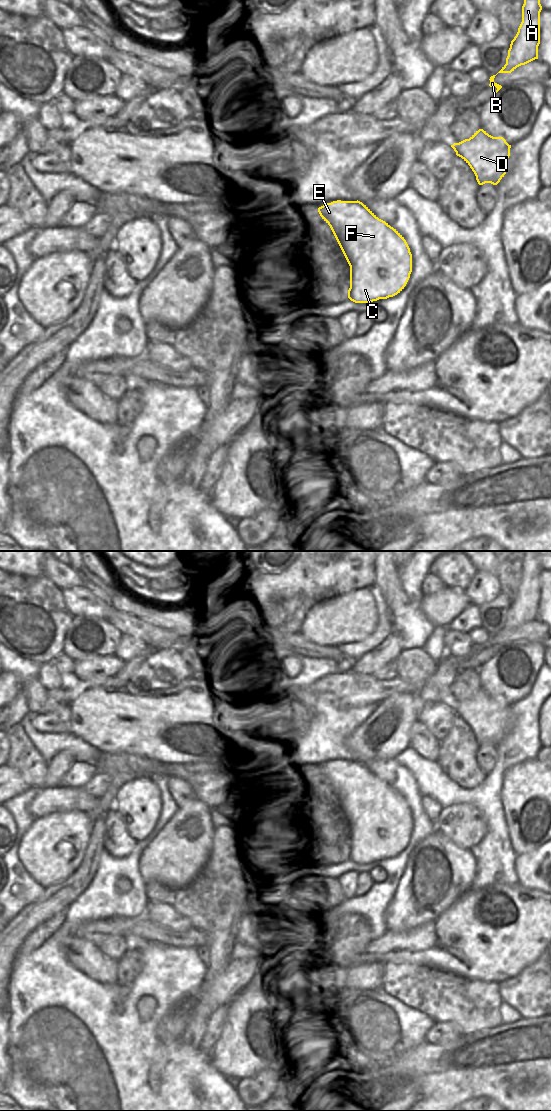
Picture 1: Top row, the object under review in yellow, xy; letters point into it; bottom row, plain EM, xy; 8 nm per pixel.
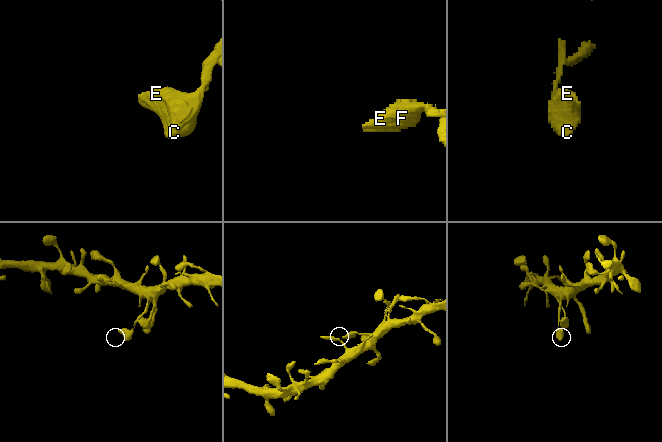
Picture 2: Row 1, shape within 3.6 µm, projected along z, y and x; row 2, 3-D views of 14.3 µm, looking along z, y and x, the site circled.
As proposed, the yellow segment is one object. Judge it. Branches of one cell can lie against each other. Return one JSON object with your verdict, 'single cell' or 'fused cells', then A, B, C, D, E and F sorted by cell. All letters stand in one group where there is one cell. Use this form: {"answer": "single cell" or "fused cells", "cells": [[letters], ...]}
{"answer": "single cell", "cells": [["A", "B", "C", "D", "E", "F"]]}

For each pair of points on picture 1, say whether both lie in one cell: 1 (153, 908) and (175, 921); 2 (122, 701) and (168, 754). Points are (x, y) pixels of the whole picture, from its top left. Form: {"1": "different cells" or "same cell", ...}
{"1": "same cell", "2": "same cell"}

